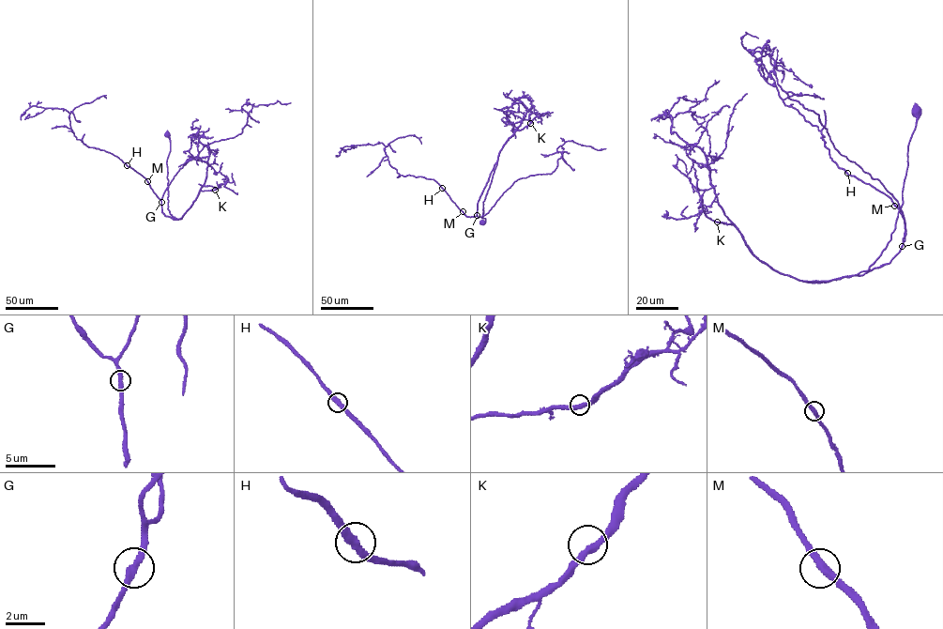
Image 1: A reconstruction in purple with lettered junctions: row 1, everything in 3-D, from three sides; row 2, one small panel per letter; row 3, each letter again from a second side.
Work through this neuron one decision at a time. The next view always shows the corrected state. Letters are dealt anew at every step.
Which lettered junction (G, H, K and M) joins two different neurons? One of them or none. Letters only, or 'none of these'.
none of these

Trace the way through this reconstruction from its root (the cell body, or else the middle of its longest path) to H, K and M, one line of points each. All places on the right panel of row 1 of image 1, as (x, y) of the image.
H: (917, 111), (881, 254), (849, 277), (798, 280), (862, 275), (904, 240), (892, 200), (847, 173)
K: (917, 111), (895, 228), (867, 270), (829, 281), (800, 281), (762, 262), (732, 223), (717, 222)
M: (917, 111), (903, 204), (881, 254), (849, 277), (797, 279), (828, 282), (888, 264), (904, 240), (894, 206)

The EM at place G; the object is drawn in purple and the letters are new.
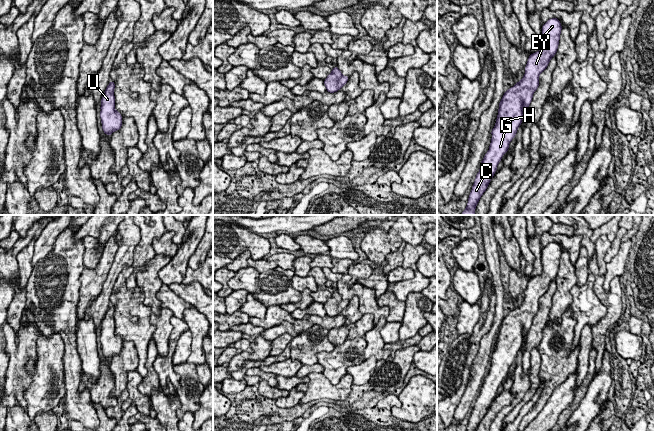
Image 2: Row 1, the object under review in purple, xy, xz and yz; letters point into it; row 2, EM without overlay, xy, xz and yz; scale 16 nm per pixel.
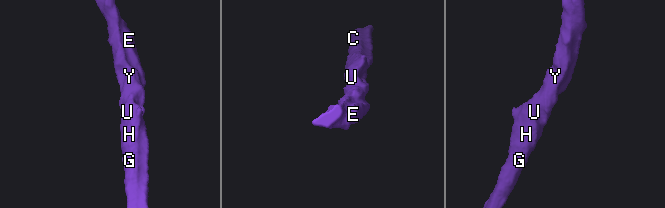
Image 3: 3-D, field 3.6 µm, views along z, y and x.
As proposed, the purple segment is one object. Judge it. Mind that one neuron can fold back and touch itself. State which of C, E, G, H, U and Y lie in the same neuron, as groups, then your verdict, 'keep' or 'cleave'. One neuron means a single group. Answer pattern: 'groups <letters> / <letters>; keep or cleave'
groups C E G H U Y; keep

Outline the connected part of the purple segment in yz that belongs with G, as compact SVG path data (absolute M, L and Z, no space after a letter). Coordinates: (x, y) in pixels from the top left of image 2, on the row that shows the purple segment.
M557 17L549 19L542 26L542 49L528 57L522 80L504 93L499 103L495 126L491 130L489 150L480 162L480 170L472 186L466 209L461 215L475 215L476 205L497 171L503 155L507 153L509 144L522 123L523 114L528 110L533 94L539 86L539 75L557 52L561 30L562 25Z

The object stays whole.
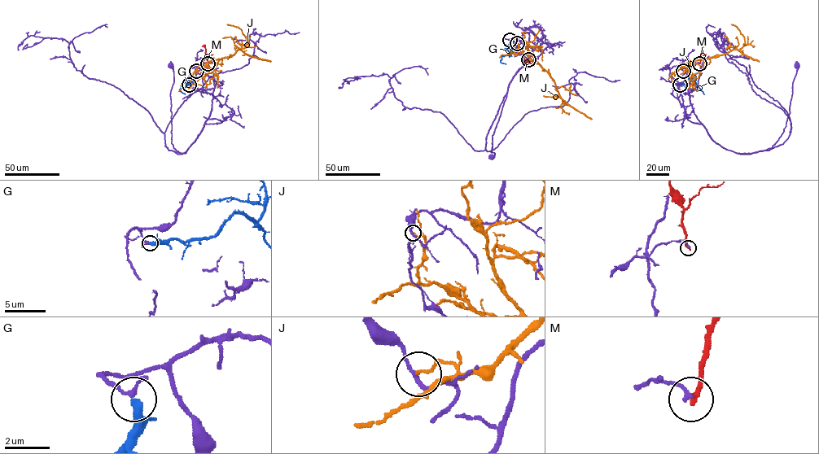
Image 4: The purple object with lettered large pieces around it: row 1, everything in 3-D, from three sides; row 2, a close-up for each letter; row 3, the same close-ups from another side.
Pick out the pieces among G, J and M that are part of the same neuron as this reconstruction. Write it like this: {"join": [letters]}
{"join": []}

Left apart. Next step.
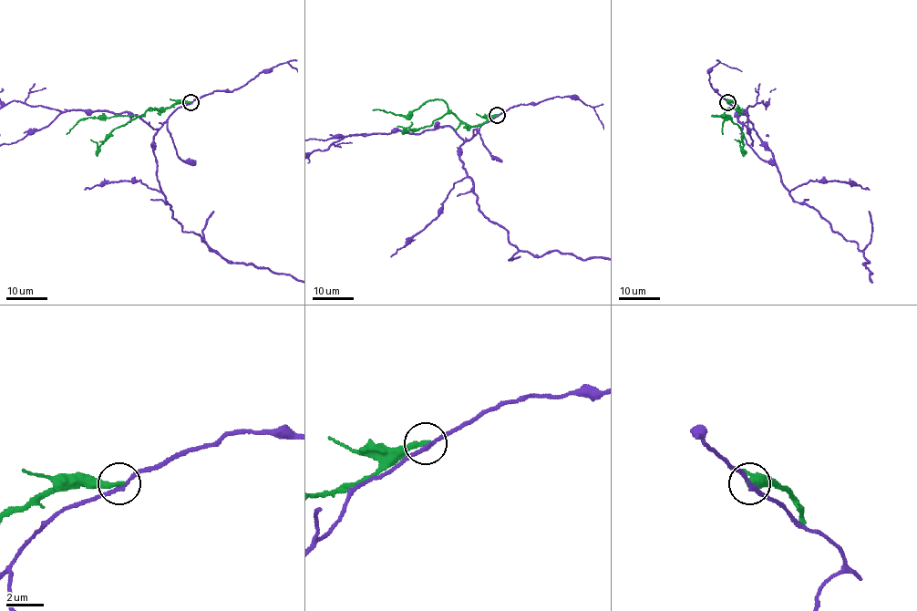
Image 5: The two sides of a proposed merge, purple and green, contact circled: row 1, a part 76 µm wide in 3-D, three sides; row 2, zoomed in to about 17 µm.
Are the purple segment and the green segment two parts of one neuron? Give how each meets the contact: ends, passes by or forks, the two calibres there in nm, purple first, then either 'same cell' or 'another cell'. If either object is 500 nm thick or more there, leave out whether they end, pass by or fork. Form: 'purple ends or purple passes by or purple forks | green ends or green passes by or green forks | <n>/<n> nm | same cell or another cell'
purple passes by | green ends | 200/300 nm | another cell

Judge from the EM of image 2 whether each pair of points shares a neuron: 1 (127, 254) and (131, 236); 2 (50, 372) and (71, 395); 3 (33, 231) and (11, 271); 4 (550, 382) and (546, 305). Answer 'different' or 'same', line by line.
1: same
2: different
3: same
4: different

